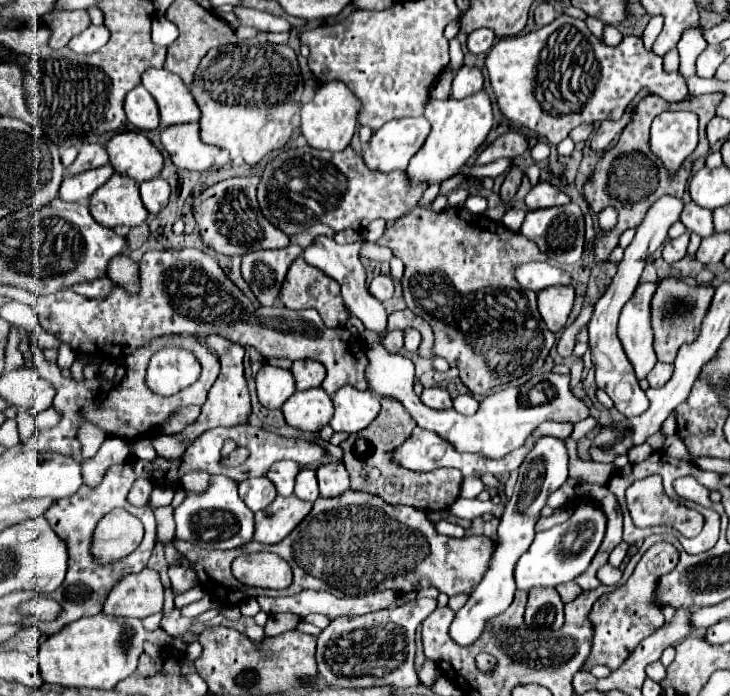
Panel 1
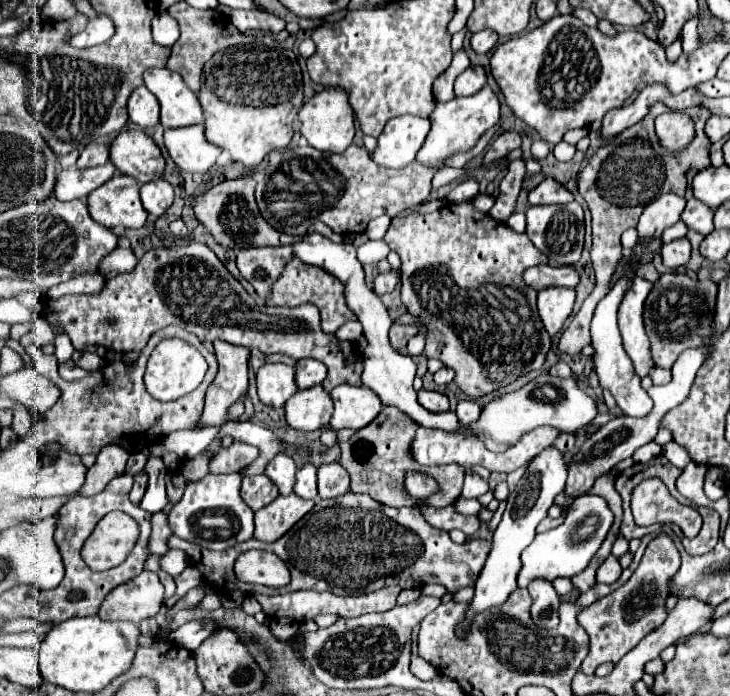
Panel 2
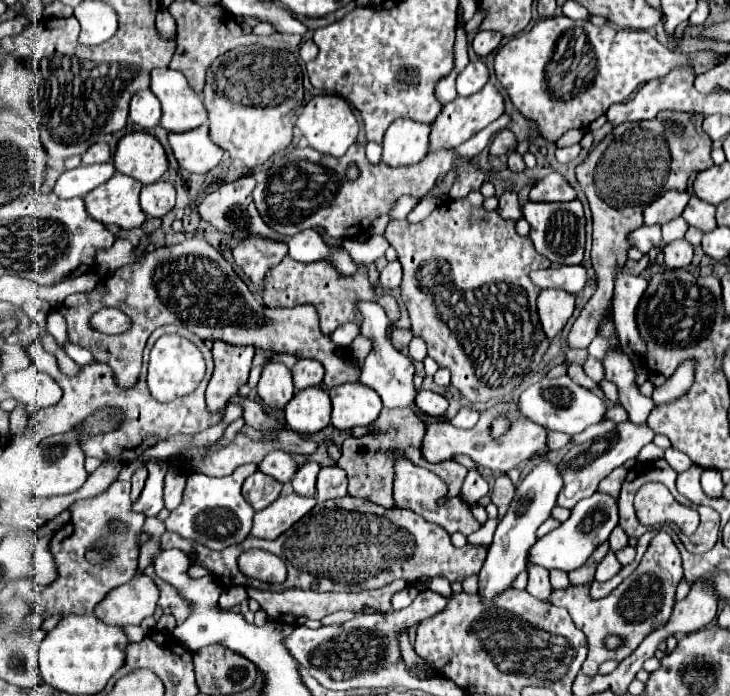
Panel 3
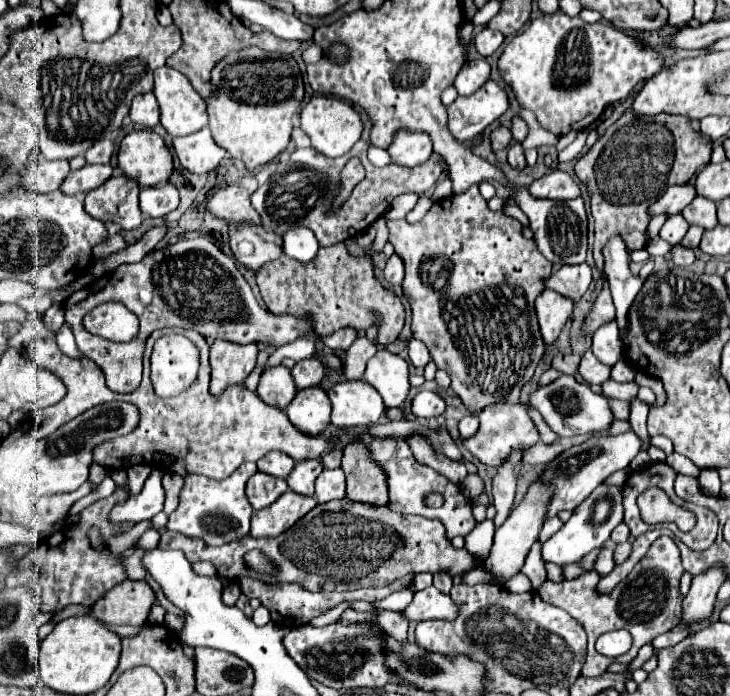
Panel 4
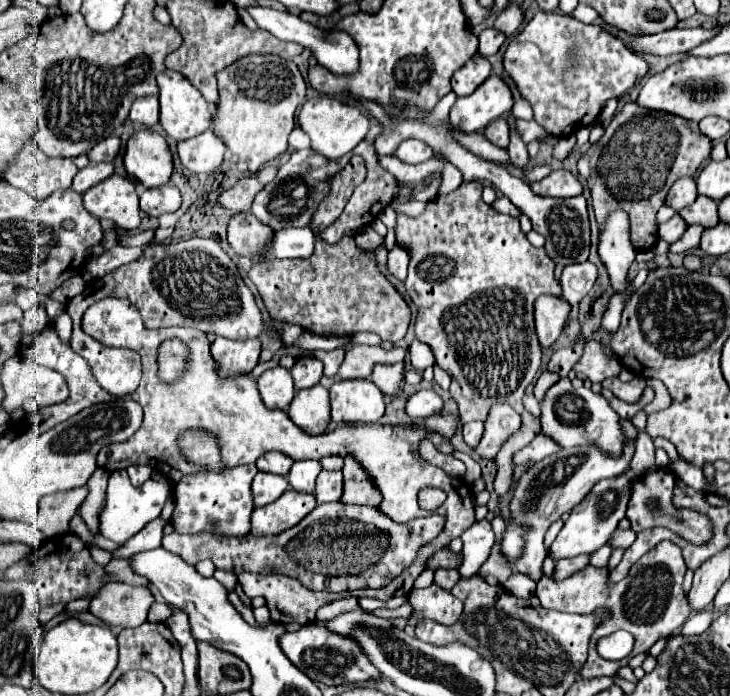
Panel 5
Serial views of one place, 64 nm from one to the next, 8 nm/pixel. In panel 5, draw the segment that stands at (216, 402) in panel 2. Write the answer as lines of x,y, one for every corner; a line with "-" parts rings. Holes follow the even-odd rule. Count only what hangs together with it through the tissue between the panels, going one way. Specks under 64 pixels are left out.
218,336
212,342
212,356
220,364
220,374
234,376
234,374
248,374
260,358
262,346
258,338
250,340
228,340

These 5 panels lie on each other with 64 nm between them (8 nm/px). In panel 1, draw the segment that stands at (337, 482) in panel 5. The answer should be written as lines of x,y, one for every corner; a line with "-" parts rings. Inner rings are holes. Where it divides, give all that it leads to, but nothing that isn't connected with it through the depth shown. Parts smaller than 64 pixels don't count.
328,462
322,464
318,470
318,484
322,498
334,498
344,494
350,488
348,472
342,462

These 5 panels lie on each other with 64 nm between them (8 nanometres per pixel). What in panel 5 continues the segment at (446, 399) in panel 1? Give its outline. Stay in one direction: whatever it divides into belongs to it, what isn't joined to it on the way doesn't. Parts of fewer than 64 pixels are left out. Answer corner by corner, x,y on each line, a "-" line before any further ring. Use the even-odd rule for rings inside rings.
418,390
406,402
406,414
412,420
442,412
442,398
434,390

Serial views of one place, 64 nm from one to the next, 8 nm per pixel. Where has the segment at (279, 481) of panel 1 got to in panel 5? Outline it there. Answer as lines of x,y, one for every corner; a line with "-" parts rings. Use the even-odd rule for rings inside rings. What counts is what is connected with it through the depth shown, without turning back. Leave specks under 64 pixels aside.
266,452
264,456
258,458
258,470
282,474
282,476
286,476
290,472
292,464
294,464
294,460
282,452

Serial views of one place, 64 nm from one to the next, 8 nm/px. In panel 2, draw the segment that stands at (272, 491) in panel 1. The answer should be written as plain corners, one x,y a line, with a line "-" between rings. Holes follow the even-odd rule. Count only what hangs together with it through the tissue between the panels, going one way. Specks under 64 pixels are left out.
246,476
242,480
242,498
252,510
260,510
268,506
274,498
278,498
278,488
268,476

